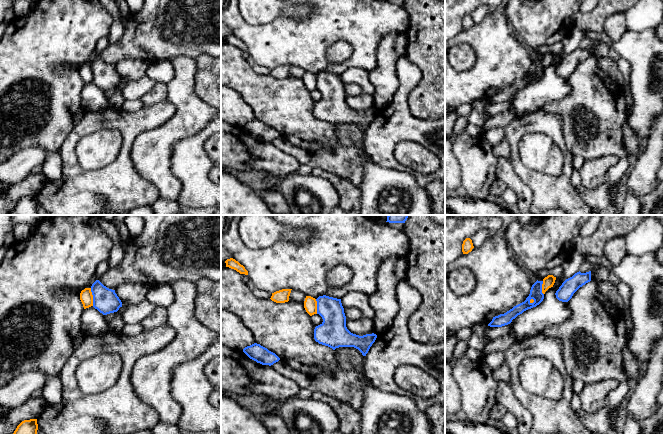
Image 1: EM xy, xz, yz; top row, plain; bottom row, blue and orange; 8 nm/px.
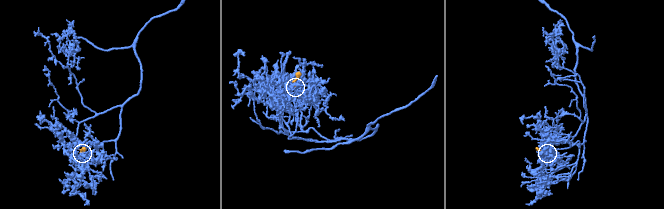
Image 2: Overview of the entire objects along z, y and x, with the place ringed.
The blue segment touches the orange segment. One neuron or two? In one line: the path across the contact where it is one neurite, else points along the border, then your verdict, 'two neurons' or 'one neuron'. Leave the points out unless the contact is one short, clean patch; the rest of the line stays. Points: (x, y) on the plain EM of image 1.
two neurons

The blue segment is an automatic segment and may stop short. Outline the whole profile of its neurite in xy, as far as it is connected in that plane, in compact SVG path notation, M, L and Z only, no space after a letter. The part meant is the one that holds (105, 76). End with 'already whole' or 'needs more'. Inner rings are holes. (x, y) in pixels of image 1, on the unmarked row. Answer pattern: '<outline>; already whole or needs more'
M96 56L91 62L93 71L93 83L103 91L117 88L122 83L122 78L115 69L115 66L104 62Z; already whole

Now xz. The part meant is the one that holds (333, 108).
M323 71L316 77L317 90L322 93L323 98L314 105L315 117L333 126L339 123L354 123L366 132L377 111L372 109L359 112L351 109L346 103L341 75Z; already whole

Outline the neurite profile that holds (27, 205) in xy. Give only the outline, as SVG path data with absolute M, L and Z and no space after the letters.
M37 195L22 197L8 215L37 215Z

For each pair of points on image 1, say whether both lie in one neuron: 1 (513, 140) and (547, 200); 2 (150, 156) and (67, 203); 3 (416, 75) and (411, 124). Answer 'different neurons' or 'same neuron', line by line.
1: same neuron
2: different neurons
3: same neuron

